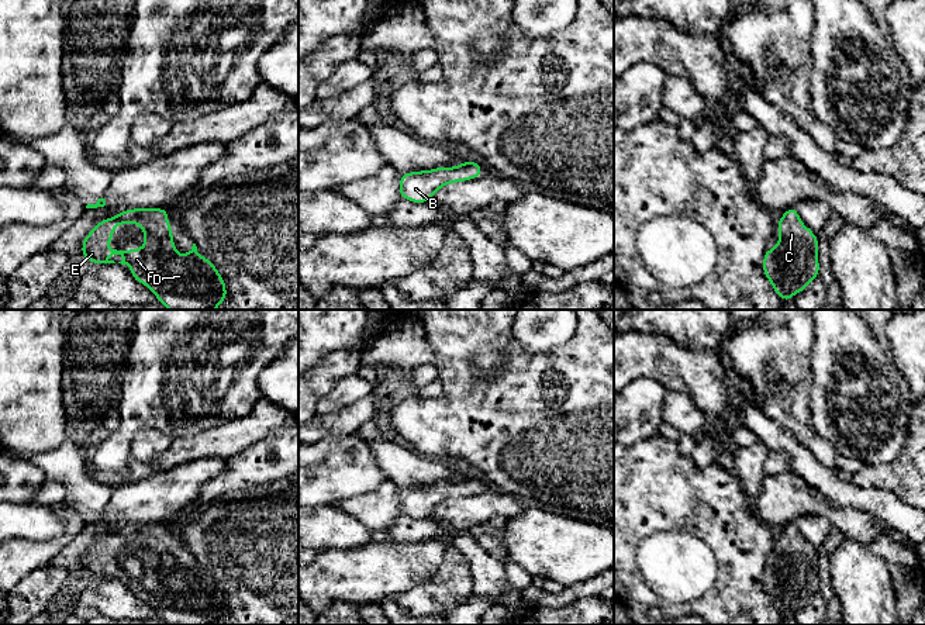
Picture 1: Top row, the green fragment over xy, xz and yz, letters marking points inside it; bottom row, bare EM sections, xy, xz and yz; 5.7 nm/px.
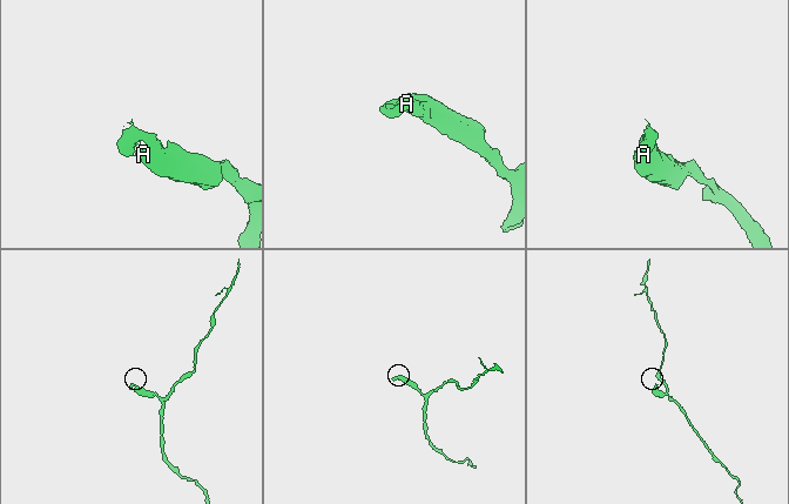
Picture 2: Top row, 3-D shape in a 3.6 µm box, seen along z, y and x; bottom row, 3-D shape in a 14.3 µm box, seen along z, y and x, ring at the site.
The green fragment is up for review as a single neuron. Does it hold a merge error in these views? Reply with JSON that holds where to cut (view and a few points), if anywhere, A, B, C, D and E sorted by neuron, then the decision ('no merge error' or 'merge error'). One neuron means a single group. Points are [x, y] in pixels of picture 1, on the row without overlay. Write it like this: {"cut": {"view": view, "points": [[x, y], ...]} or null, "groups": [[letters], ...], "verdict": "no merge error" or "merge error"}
{"cut": null, "groups": [["A", "B", "C", "D", "E"]], "verdict": "no merge error"}

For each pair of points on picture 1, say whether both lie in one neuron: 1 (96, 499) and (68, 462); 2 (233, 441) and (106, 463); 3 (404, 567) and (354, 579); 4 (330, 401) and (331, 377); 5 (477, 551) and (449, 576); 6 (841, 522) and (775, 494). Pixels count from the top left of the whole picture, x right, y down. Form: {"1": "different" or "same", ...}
{"1": "same", "2": "different", "3": "same", "4": "different", "5": "different", "6": "same"}

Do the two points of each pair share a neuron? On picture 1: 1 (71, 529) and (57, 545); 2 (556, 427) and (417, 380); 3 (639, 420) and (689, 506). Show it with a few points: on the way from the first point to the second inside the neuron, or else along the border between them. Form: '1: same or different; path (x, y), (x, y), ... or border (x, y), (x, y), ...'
1: same; path (68, 534), (61, 541)
2: different; border (432, 365), (438, 376)
3: different; border (658, 434), (628, 446)

